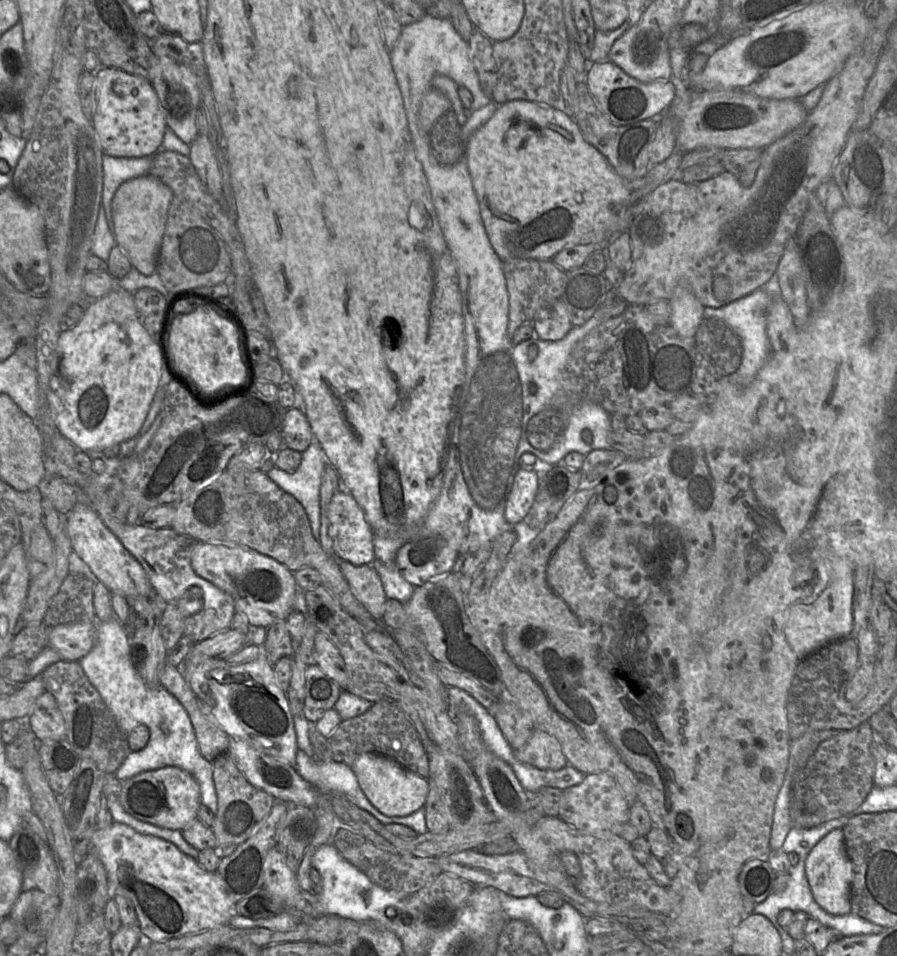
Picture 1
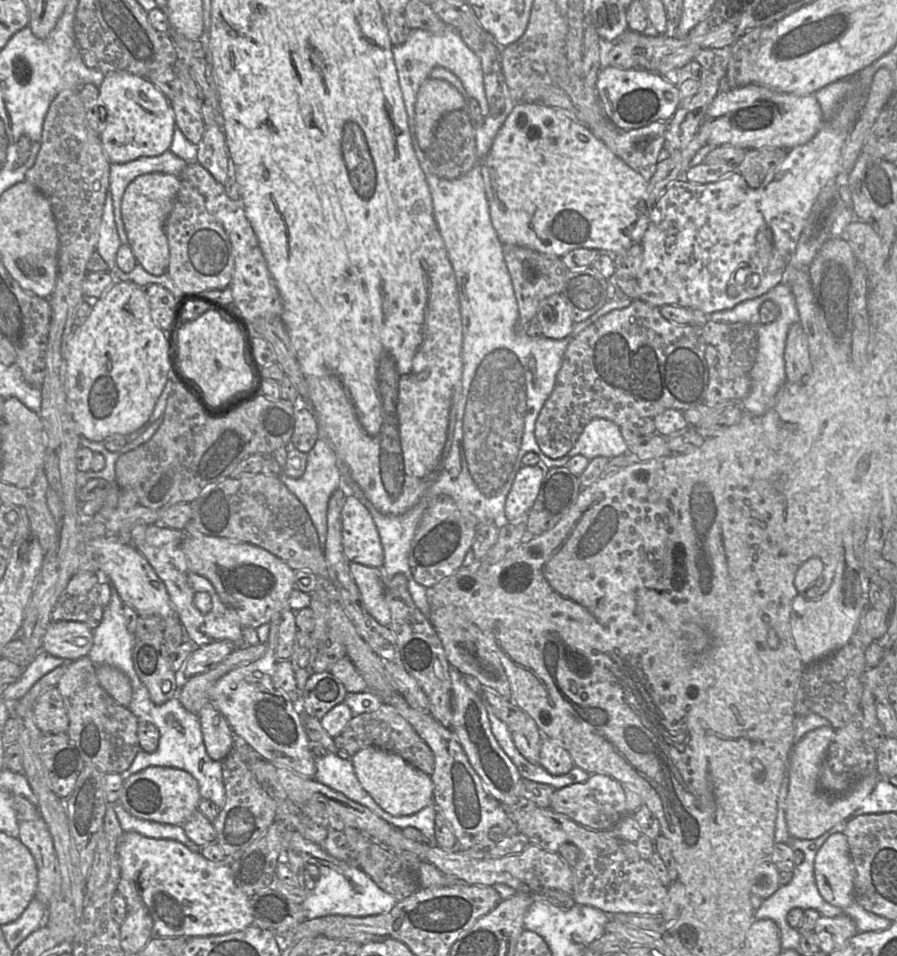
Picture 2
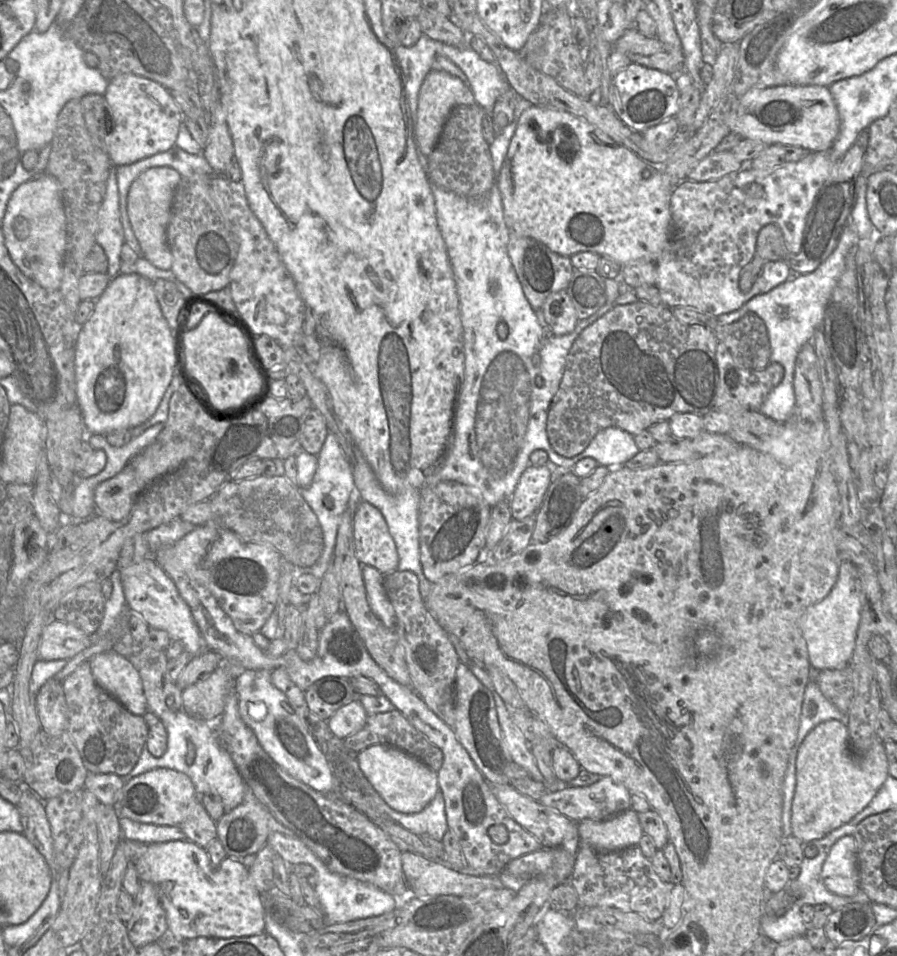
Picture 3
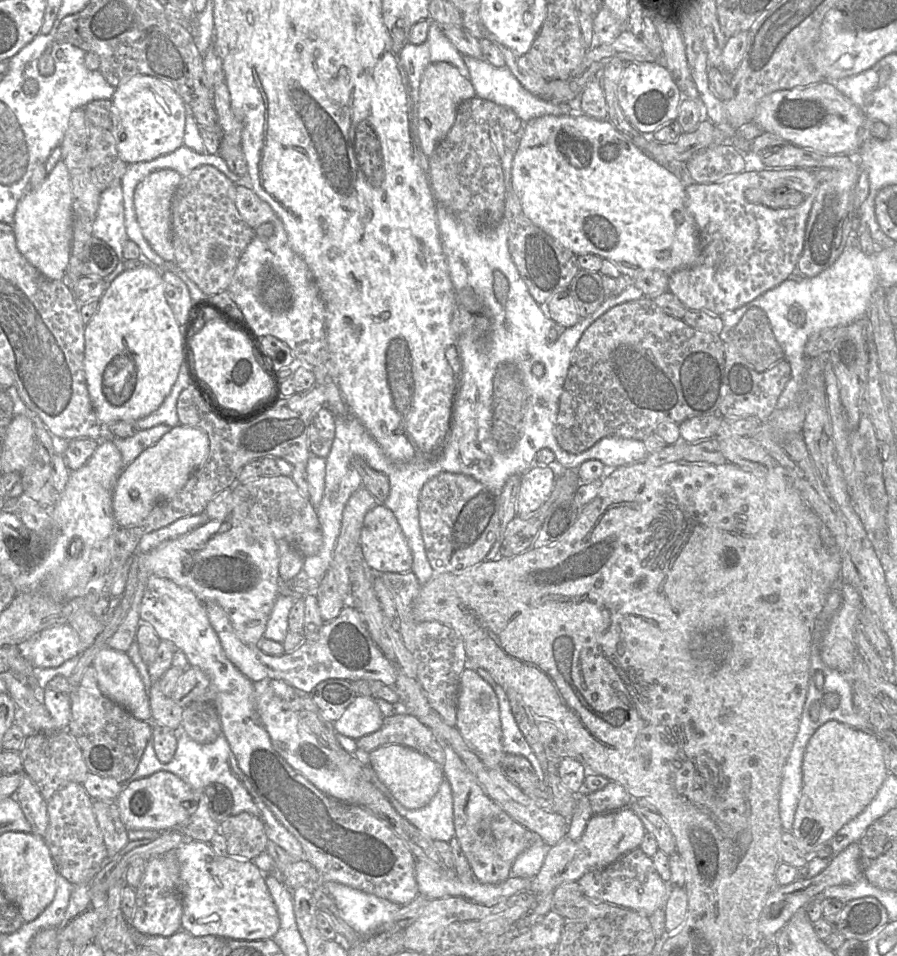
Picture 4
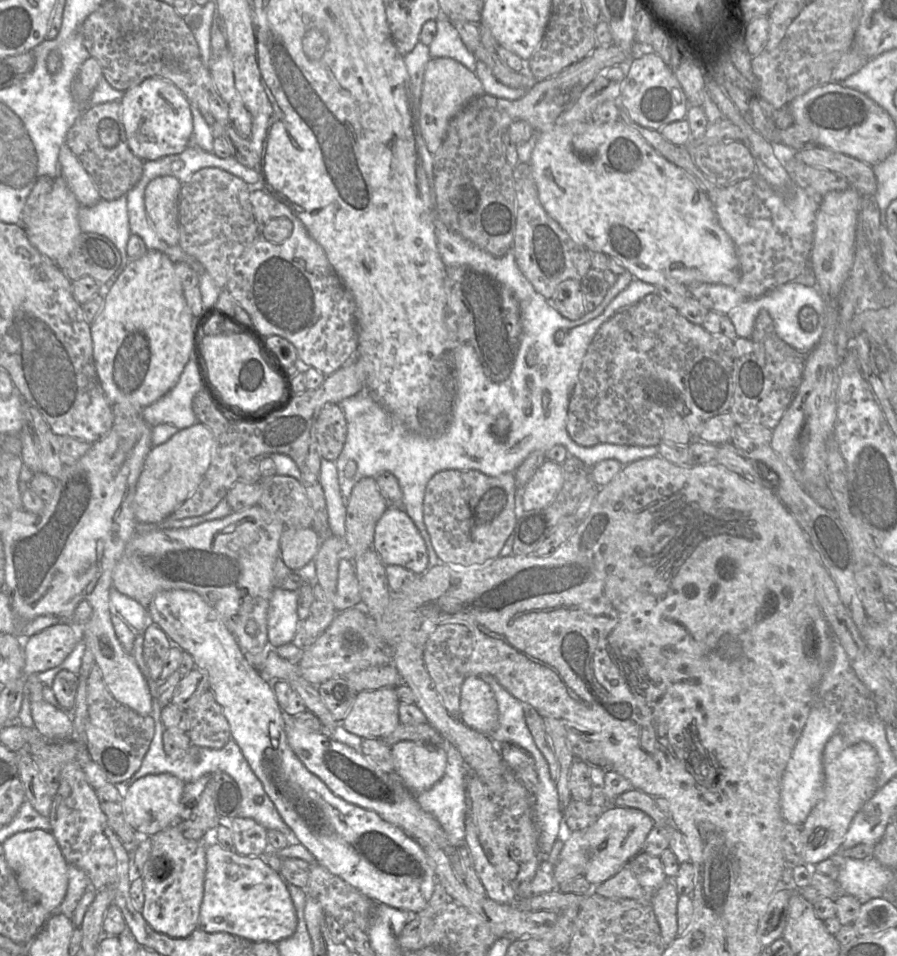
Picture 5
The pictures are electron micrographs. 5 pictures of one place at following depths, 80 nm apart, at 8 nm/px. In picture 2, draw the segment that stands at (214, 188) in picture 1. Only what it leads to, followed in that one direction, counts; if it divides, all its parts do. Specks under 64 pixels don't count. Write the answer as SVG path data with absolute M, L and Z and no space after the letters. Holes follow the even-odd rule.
M208 124L197 144L196 161L206 168L219 183L225 184L231 161L221 124Z

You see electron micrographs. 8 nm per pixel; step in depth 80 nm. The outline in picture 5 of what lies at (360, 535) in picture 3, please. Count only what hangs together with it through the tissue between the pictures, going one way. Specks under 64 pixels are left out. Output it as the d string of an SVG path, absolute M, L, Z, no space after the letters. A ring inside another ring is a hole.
M389 506L376 524L372 549L386 565L398 565L419 575L428 569L429 556L419 530L402 508Z

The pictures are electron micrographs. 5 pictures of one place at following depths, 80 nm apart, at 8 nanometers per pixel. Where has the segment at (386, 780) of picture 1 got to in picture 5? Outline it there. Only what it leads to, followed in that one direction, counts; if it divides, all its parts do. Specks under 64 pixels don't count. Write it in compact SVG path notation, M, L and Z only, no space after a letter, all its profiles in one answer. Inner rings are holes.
M400 741L391 746L395 774L412 793L434 786L444 775L447 751L443 746Z

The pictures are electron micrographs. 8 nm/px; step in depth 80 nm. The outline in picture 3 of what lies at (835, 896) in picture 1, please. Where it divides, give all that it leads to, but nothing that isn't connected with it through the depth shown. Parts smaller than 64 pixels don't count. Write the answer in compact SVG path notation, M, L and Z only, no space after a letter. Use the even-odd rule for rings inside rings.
M853 836L841 837L830 849L821 870L825 887L839 896L854 896L860 890L856 841Z

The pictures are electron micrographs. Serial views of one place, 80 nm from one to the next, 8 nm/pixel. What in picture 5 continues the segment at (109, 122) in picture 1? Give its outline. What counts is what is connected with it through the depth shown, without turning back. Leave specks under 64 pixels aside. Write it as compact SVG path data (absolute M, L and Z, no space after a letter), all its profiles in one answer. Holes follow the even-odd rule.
M153 77L145 79L139 85L125 91L120 104L128 146L142 161L155 161L180 154L187 146L192 145L191 104L170 81Z

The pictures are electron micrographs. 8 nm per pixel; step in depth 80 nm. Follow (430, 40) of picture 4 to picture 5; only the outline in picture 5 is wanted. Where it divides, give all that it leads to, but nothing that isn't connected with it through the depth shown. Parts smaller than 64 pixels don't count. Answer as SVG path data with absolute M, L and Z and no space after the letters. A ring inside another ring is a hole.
M446 16L436 19L436 35L430 43L431 58L452 58L475 72L477 58L468 50L460 34Z

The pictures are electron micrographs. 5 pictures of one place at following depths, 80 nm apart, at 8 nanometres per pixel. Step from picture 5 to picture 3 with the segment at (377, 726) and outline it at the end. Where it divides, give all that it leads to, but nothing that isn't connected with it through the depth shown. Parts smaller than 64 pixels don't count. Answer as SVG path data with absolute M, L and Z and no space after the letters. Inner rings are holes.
M356 697L340 707L327 720L327 725L336 737L344 739L360 731L366 724L367 718L367 712Z

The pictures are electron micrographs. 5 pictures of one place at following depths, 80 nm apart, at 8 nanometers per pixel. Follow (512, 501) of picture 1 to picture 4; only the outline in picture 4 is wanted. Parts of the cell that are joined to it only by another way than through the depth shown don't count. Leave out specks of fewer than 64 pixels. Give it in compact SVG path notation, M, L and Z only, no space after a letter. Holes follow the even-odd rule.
M548 465L530 467L521 479L517 496L518 516L528 516L549 499L555 484L555 474Z

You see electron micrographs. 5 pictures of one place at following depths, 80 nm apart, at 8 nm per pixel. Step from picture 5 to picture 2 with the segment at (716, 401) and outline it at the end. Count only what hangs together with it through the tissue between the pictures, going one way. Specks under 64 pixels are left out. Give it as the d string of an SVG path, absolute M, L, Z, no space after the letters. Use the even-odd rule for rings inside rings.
M640 299L600 317L580 332L565 351L554 389L535 420L533 436L540 451L552 459L567 455L593 419L610 420L620 427L636 425L644 418L653 419L668 409L685 411L697 405L717 405L717 400L706 394L709 375L705 359L707 345L701 327L670 322L662 316L659 307Z

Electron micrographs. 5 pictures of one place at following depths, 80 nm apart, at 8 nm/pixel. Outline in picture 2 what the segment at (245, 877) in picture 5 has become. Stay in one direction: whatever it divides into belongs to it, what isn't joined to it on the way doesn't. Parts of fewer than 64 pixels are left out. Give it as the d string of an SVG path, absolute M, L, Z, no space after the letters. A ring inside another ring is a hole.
M124 832L118 846L121 878L128 880L141 898L152 921L152 935L158 938L205 937L241 931L253 925L250 897L234 882L226 860L211 862L200 852L193 852L184 844L168 839L147 838L135 832Z

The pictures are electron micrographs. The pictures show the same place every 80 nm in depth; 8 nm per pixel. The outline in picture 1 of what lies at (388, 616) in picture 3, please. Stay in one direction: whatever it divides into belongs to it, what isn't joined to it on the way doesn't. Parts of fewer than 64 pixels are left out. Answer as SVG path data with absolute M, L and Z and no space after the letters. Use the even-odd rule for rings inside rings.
M339 561L339 568L356 598L375 620L382 622L388 598L377 571L370 564L355 566L348 561Z

